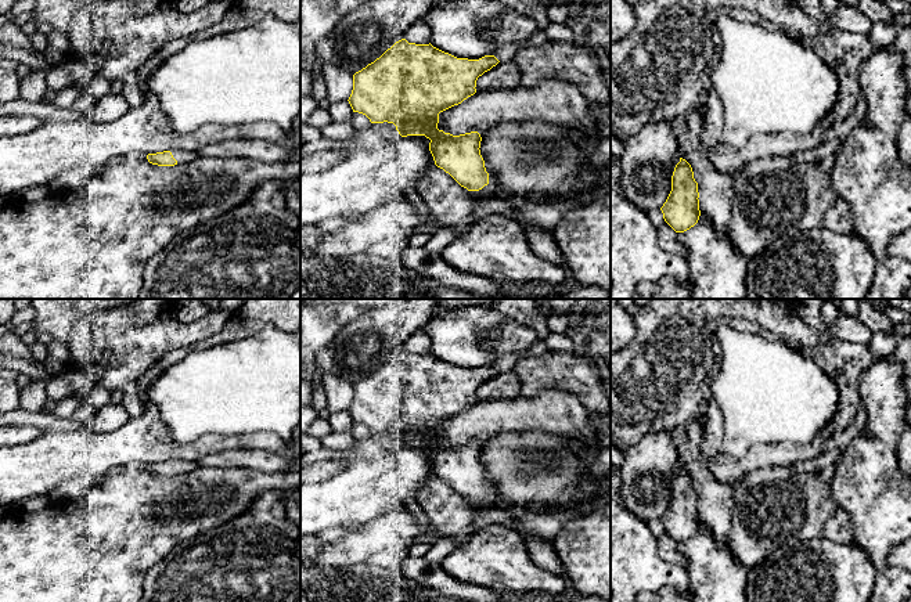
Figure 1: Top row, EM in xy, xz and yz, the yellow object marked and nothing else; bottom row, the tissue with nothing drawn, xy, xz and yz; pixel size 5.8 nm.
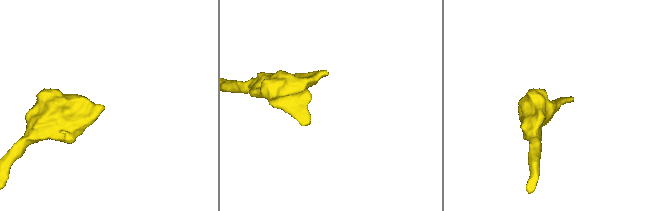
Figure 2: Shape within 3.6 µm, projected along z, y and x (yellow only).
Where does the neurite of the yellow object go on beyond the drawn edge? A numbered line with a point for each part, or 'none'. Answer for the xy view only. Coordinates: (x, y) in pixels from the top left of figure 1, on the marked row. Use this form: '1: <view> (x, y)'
1: xy (180, 155)

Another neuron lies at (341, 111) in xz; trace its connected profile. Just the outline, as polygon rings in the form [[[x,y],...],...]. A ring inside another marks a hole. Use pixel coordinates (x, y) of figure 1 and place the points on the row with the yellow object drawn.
[[[339,100],[336,102],[331,102],[327,108],[331,122],[350,122],[353,116],[353,109],[348,100]]]

